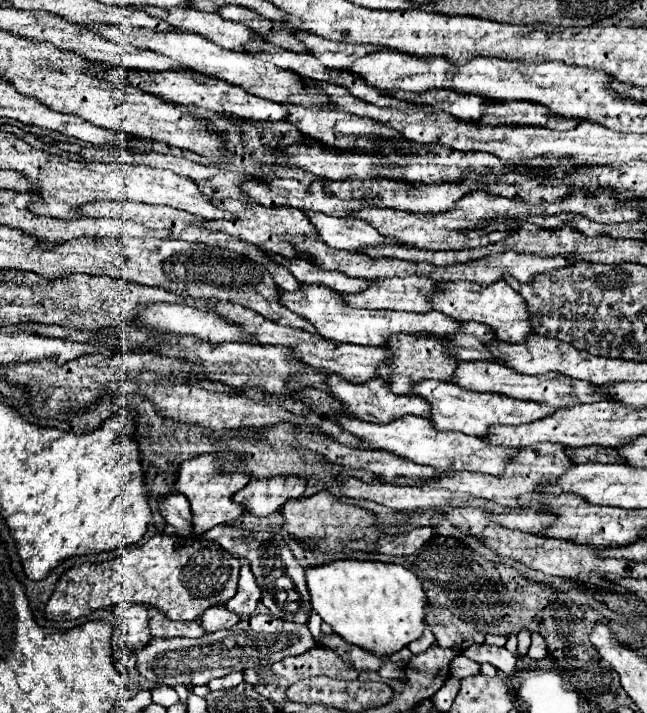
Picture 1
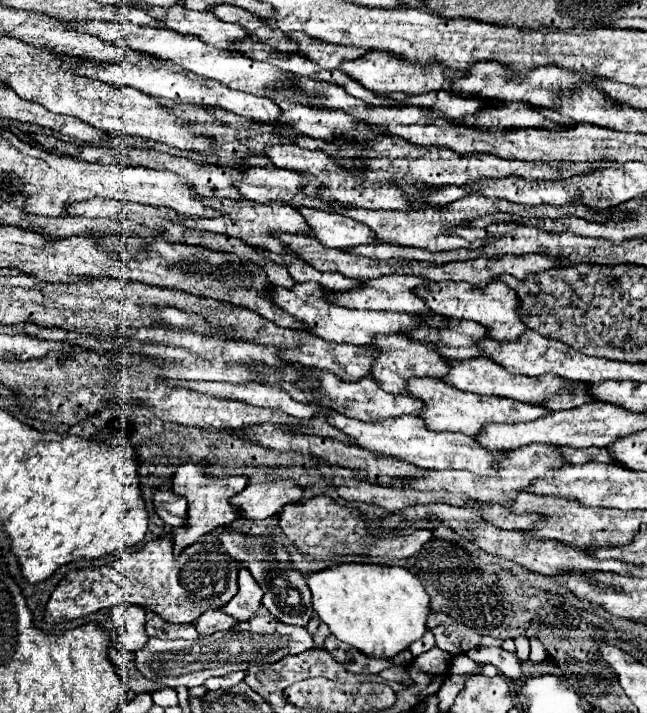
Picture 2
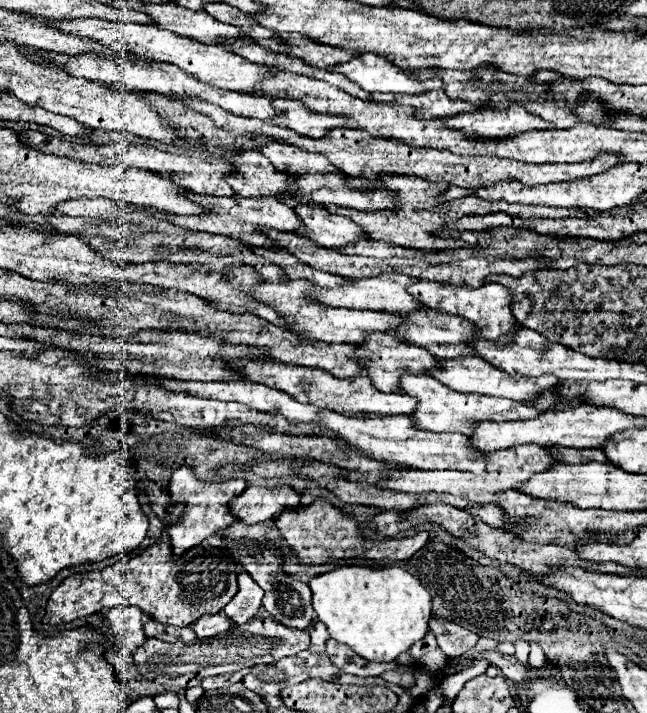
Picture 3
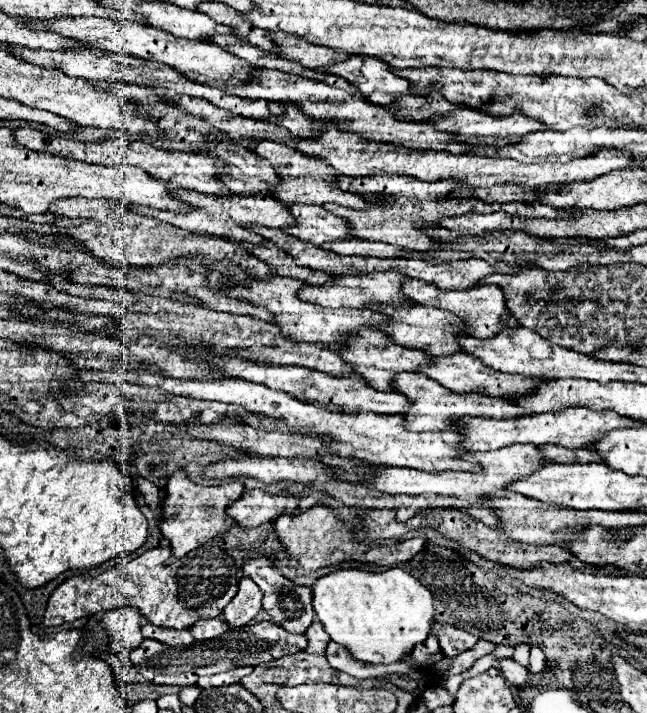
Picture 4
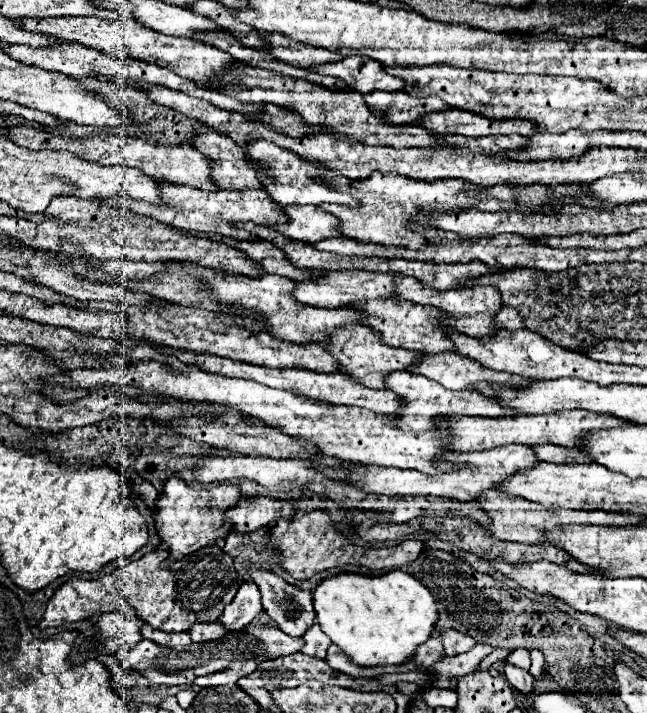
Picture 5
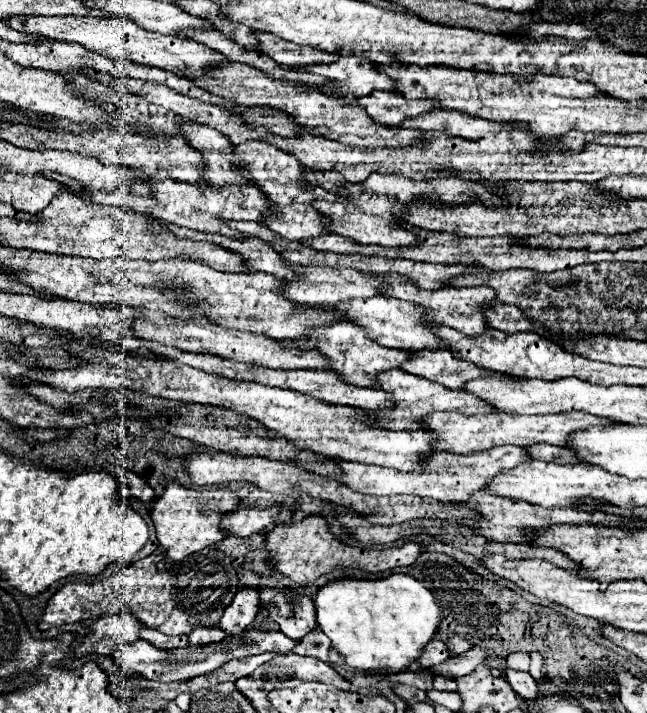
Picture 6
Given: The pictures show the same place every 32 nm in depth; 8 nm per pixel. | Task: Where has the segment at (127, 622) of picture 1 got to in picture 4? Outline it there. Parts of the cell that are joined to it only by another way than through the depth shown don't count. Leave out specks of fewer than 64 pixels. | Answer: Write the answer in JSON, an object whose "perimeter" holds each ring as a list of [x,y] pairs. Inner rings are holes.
{"perimeter":[[[122,606],[102,614],[102,626],[108,630],[112,652],[132,652],[142,640],[142,614],[132,606]]]}

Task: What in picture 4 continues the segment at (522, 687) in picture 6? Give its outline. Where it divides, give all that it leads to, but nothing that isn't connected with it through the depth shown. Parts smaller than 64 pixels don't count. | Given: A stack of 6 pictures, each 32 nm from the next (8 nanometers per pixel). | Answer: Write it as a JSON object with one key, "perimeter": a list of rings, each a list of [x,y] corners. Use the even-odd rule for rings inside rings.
{"perimeter":[[[498,658],[496,660],[502,668],[502,674],[504,678],[514,684],[514,686],[524,686],[524,684],[530,684],[530,676],[528,676],[528,670],[524,666],[520,666],[514,658]]]}

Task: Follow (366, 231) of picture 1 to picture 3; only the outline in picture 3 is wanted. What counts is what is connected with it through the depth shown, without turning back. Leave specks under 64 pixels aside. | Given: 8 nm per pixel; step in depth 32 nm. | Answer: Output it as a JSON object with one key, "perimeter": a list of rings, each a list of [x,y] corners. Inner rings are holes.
{"perimeter":[[[298,204],[294,210],[304,220],[304,232],[296,232],[296,234],[308,236],[310,240],[316,240],[316,244],[320,246],[338,248],[352,242],[368,240],[366,232],[350,218],[340,214],[330,214],[322,206]]]}

